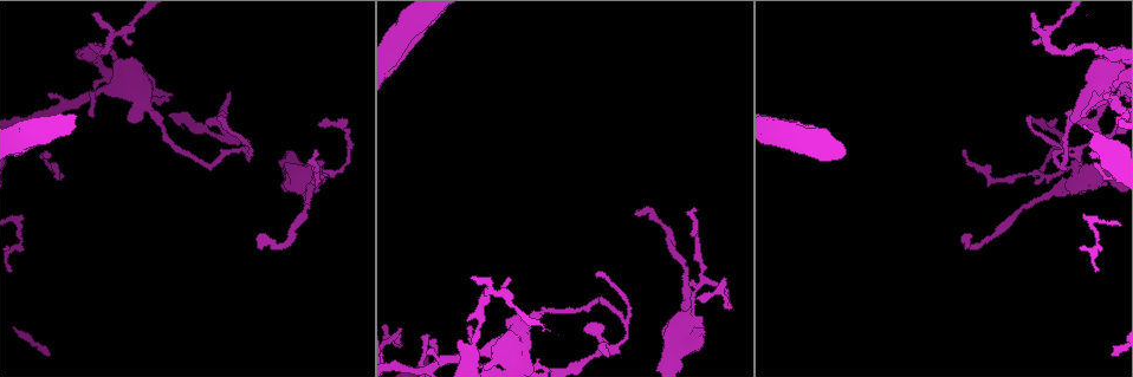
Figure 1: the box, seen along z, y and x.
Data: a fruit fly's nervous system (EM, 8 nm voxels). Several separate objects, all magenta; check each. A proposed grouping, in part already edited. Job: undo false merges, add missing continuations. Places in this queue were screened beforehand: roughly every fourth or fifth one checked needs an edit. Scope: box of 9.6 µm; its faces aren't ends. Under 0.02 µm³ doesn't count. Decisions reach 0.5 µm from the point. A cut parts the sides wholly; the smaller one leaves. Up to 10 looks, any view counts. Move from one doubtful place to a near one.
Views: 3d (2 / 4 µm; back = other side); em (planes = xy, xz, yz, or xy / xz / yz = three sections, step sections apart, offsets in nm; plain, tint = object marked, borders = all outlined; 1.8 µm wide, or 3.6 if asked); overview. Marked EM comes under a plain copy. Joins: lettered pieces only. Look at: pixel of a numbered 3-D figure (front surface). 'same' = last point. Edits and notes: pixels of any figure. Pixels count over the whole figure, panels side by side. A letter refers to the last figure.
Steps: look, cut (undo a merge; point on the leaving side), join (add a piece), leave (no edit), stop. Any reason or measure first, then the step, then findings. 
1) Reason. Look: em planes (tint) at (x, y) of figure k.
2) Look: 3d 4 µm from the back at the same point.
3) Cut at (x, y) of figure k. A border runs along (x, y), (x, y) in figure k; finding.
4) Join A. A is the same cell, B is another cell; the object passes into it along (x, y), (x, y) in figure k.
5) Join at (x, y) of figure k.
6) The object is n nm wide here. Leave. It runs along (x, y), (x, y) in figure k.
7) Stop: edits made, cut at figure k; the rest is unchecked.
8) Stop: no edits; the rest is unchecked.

Narrows sharply. Look: em xy step 8 (borders) at (686, 271) of figure 1.

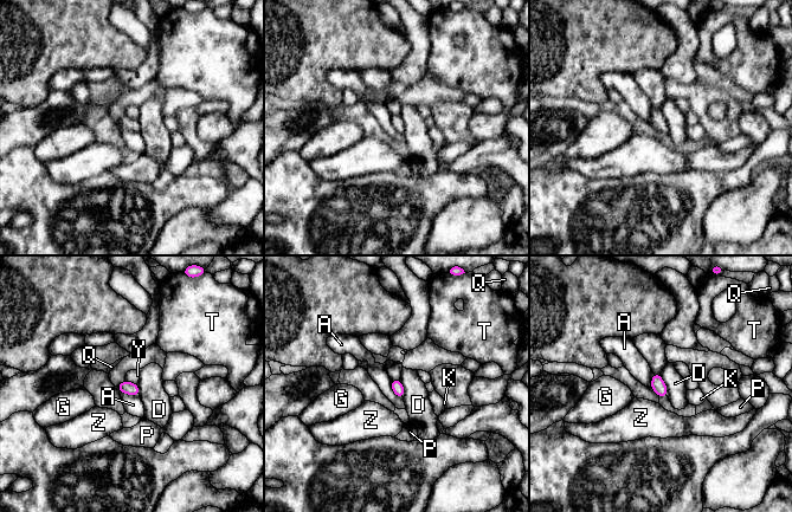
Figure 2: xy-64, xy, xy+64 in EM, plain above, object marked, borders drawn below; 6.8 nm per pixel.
The longest contact is with D, 160 nm. Leave. A, D, G, K, P, Q, T, Y and Z are other cells; a border runs along (391, 380), (392, 391), (403, 399) in figure 2; one neuron here.

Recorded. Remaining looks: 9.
Arms part here. Look: em xy step 4 (borders) at (611, 347) of figure 1.

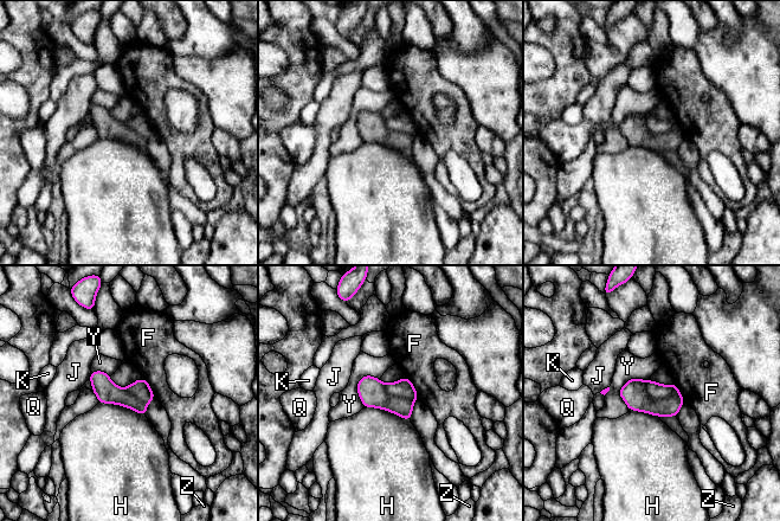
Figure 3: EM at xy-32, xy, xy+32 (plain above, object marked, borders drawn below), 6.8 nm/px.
Cut at (633, 392) of figure 3. F, H, J, K, Q, Y and Z are other cells; the part that leaves runs along (94, 374), (114, 394), (143, 410) in figure 3; two neurons meet here.

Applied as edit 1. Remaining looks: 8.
Stop: edits made, cut at figure 3; the rest is unchecked.

